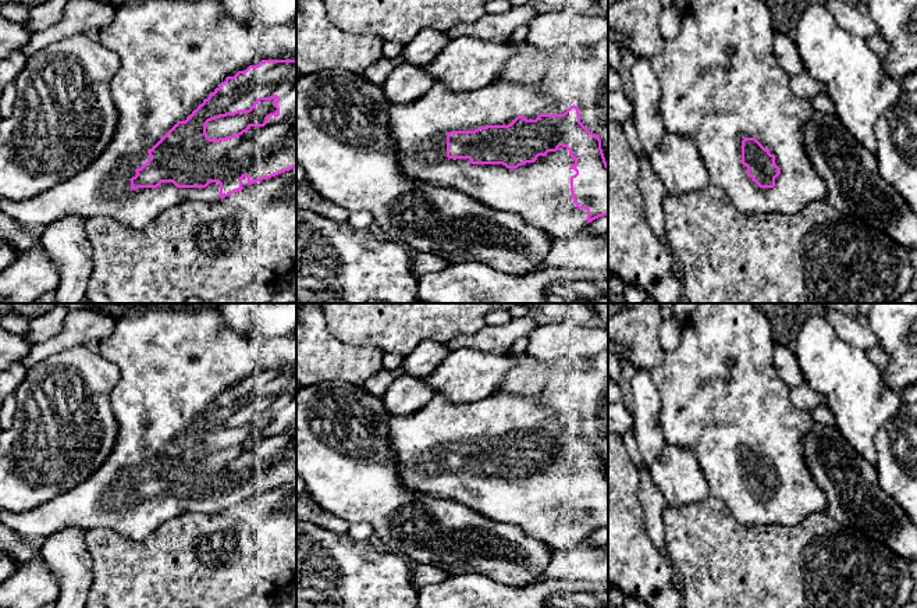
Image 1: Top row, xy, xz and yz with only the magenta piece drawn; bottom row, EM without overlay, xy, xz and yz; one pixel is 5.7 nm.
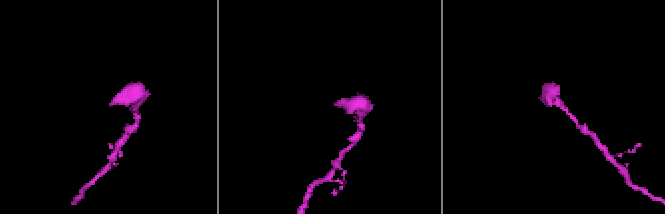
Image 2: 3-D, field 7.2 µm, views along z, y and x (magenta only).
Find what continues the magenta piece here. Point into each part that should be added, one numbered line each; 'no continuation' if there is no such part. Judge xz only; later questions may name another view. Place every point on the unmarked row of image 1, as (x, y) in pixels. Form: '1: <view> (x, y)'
1: xz (536, 502)

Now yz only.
1: yz (720, 391)

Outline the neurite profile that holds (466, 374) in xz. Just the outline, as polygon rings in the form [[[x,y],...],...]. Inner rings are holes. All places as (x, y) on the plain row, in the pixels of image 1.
[[[461,348],[423,378],[434,394],[442,394],[448,402],[475,402],[493,395],[507,371],[526,356],[526,352],[488,353]]]

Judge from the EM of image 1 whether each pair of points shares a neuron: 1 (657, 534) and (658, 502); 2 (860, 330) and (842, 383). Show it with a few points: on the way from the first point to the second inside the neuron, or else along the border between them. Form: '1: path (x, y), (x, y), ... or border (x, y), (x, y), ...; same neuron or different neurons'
1: path (656, 526), (656, 511); same neuron
2: border (831, 323), (839, 337), (864, 351); different neurons

